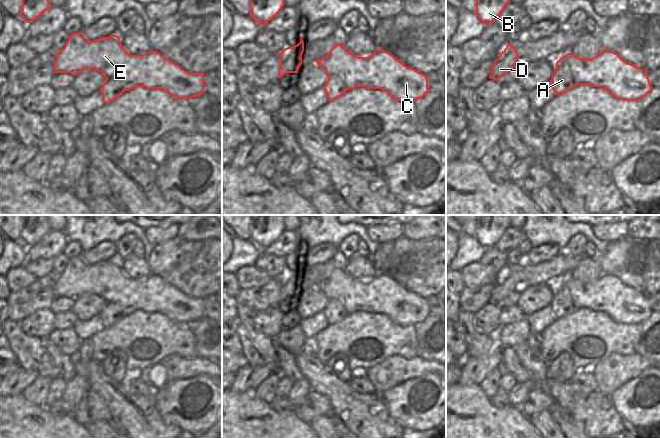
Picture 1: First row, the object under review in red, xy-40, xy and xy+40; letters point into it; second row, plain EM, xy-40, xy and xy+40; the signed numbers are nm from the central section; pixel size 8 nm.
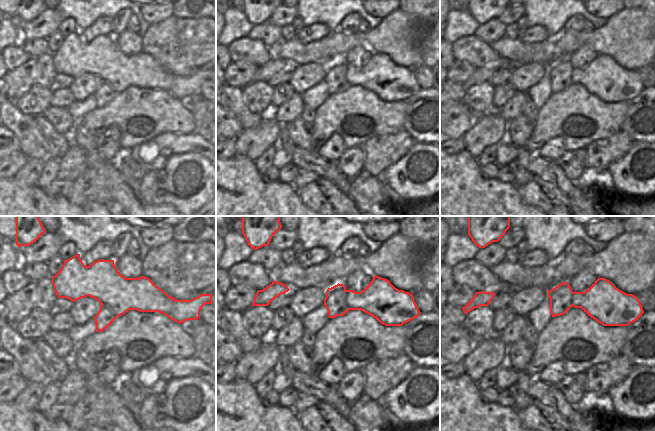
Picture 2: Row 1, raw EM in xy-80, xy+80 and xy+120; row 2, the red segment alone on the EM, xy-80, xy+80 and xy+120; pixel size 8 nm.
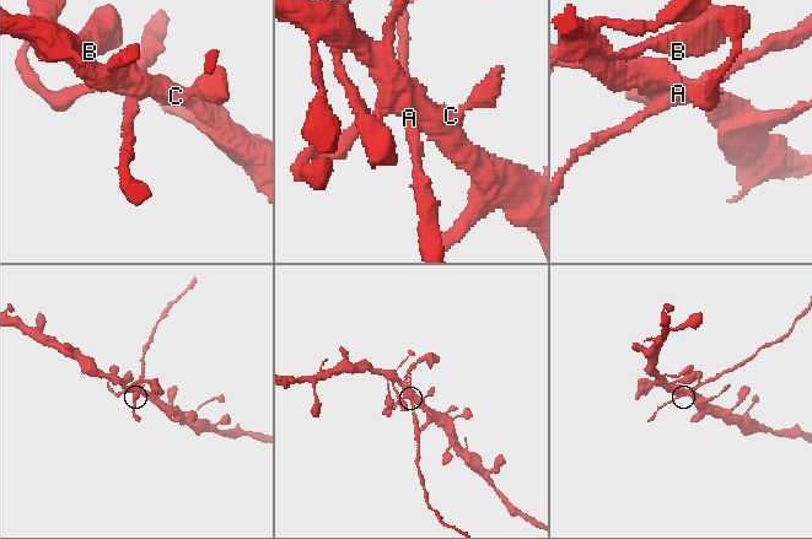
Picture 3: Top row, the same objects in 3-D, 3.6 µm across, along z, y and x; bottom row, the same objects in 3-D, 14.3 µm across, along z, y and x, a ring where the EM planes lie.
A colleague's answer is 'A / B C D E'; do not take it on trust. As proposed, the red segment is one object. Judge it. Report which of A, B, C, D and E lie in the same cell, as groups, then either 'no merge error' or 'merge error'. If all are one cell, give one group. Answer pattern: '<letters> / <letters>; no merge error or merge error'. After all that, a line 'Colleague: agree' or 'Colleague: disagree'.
A / B C D E; merge error
Colleague: agree

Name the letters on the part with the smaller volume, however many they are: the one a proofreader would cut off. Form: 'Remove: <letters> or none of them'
Remove: A

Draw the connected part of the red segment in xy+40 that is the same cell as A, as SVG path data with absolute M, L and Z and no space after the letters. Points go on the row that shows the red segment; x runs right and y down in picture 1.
M559 61L556 62L554 74L549 82L555 95L565 93L576 86L570 68Z

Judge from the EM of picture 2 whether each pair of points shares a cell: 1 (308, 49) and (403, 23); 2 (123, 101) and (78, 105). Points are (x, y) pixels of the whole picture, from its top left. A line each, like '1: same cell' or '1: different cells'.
1: same cell
2: different cells

